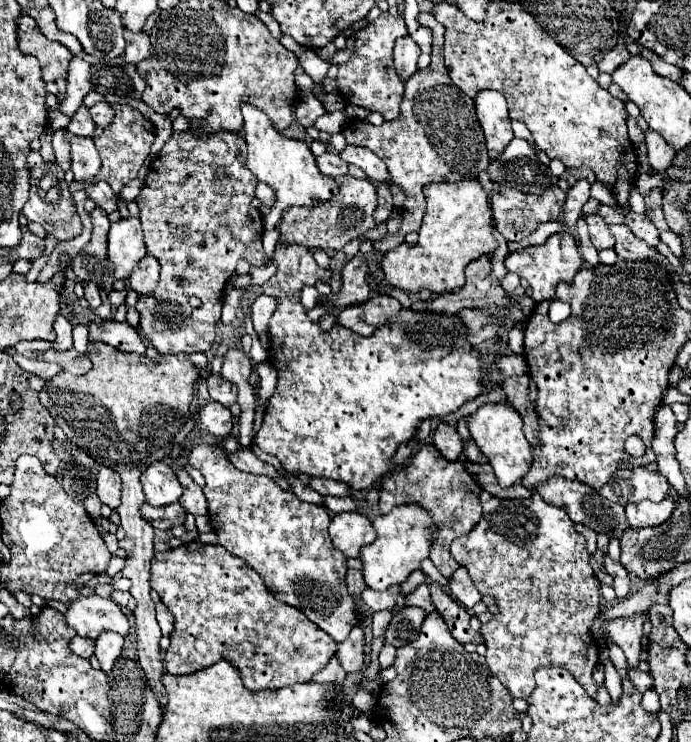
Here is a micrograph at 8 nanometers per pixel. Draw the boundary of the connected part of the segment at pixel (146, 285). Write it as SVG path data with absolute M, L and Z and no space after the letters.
M151 255L143 257L143 261L131 271L131 277L129 277L129 285L137 293L149 293L151 289L155 289L157 281L159 281L159 263Z

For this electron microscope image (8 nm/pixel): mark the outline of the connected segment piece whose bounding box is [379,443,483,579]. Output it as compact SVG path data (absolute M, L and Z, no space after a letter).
M425 443L411 457L407 467L401 467L401 469L391 471L381 477L379 509L381 509L381 513L389 513L393 507L403 505L403 503L419 503L423 509L427 509L429 515L433 517L433 523L439 529L439 535L433 541L435 547L431 549L429 557L435 563L435 567L439 569L439 573L449 579L455 573L455 569L459 567L457 561L449 553L451 541L463 533L469 533L479 523L479 519L483 515L483 509L479 503L479 491L481 491L481 487L467 473L463 463L445 461L433 445Z

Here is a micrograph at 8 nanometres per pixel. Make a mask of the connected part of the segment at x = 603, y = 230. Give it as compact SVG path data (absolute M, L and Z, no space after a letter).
M587 215L585 221L589 225L589 235L591 235L591 241L597 251L609 249L615 245L615 239L609 233L609 225L603 221L601 215Z

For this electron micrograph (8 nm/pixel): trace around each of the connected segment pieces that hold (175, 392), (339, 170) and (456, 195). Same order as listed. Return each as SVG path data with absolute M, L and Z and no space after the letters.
M91 343L87 347L87 357L93 361L93 369L87 375L75 377L75 375L67 375L63 371L61 375L57 375L51 381L51 385L47 385L47 389L43 389L39 393L39 399L49 409L55 423L63 429L63 433L79 449L83 449L85 453L95 457L95 461L99 461L99 465L113 467L123 479L121 505L117 507L117 511L121 515L121 527L127 531L127 537L123 541L119 541L119 547L123 547L129 557L125 559L125 567L121 573L123 573L123 577L131 579L131 583L133 583L131 595L137 601L133 617L135 617L135 625L137 625L139 663L147 675L147 681L149 681L149 685L161 705L161 713L163 713L163 709L167 705L167 691L163 689L163 683L161 683L161 677L165 673L161 649L159 649L161 629L155 621L155 603L149 597L149 591L151 591L149 567L151 567L151 559L153 559L153 531L155 529L149 521L145 521L141 517L141 505L145 503L145 497L141 491L139 477L141 477L143 469L147 469L147 465L165 459L171 453L171 447L175 443L183 443L185 437L191 433L193 421L189 419L189 405L193 401L195 383L199 381L201 373L205 373L205 369L207 369L207 357L203 353L191 353L191 355L181 353L181 355L157 355L157 359L149 359L149 357L139 357L133 353L123 353L105 343Z
M323 153L323 155L315 157L315 161L323 175L329 175L329 177L347 175L347 163L341 161L341 157L337 153Z
M463 179L459 183L433 183L423 187L423 195L427 201L427 211L423 217L419 241L413 245L401 243L399 247L385 253L381 263L383 273L391 285L403 289L405 293L419 293L423 287L433 289L433 293L437 295L457 291L465 285L463 269L481 255L493 253L497 249L497 241L493 237L493 213L489 207L489 195L477 179Z

